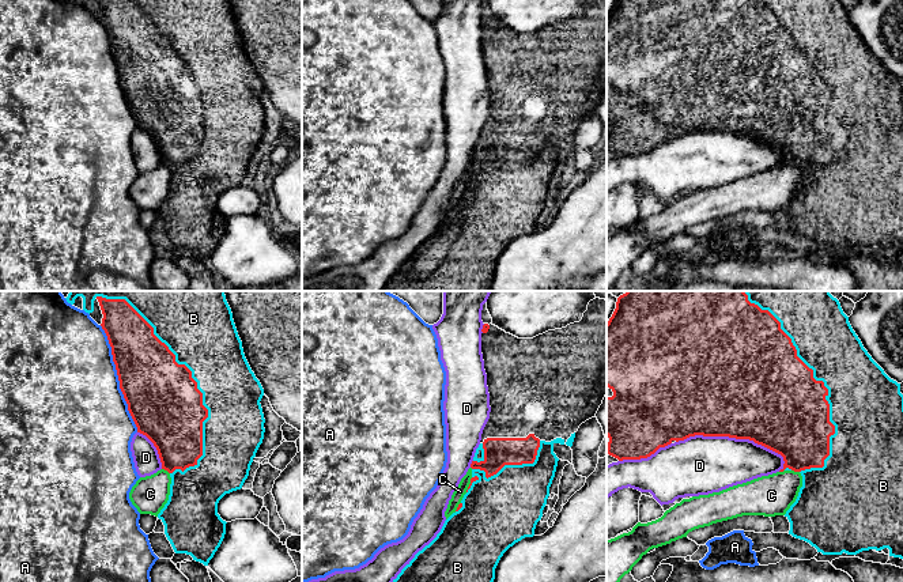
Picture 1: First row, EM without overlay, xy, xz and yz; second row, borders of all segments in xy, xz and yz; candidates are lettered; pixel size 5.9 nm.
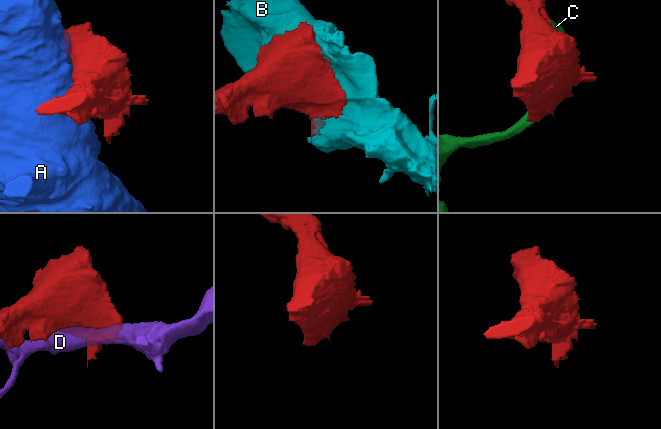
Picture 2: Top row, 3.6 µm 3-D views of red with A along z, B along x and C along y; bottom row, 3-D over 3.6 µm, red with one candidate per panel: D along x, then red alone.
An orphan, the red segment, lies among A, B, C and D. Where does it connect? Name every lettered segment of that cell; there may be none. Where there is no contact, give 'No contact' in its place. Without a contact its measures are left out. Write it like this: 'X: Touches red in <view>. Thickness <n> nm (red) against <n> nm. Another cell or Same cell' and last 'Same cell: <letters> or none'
A: Touches red in xy. Thickness 400 nm (red) against 500 nm. Another cell
B: Touches red in yz. Thickness 460 nm (red) against 400 nm. Same cell
C: Touches red in xy. Thickness 320 nm (red) against 220 nm. Another cell
D: Touches red in yz. Thickness 500 nm (red) against 340 nm. Another cell
Same cell: B

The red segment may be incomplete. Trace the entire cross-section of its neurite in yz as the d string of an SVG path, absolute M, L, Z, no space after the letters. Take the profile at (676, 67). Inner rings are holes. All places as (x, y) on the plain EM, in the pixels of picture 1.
M616 0L612 12L607 18L607 82L613 87L612 92L607 92L607 132L609 133L607 150L619 156L647 154L673 136L679 137L695 131L753 136L783 152L785 159L779 167L794 166L802 171L798 192L785 209L790 218L789 230L809 238L823 250L842 250L843 247L857 250L862 246L888 243L889 252L903 254L903 90L900 88L900 79L891 75L864 44L840 0Z

